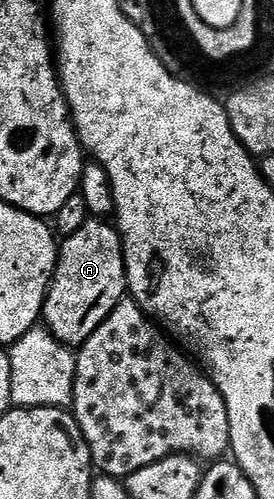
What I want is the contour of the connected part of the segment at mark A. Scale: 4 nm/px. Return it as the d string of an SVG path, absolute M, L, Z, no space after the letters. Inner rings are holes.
M89 220L69 238L59 243L56 256L56 271L52 283L48 285L48 295L44 297L42 322L46 329L64 346L79 348L98 332L98 324L114 312L119 302L125 301L128 288L128 273L124 263L124 240L119 229L108 220Z

